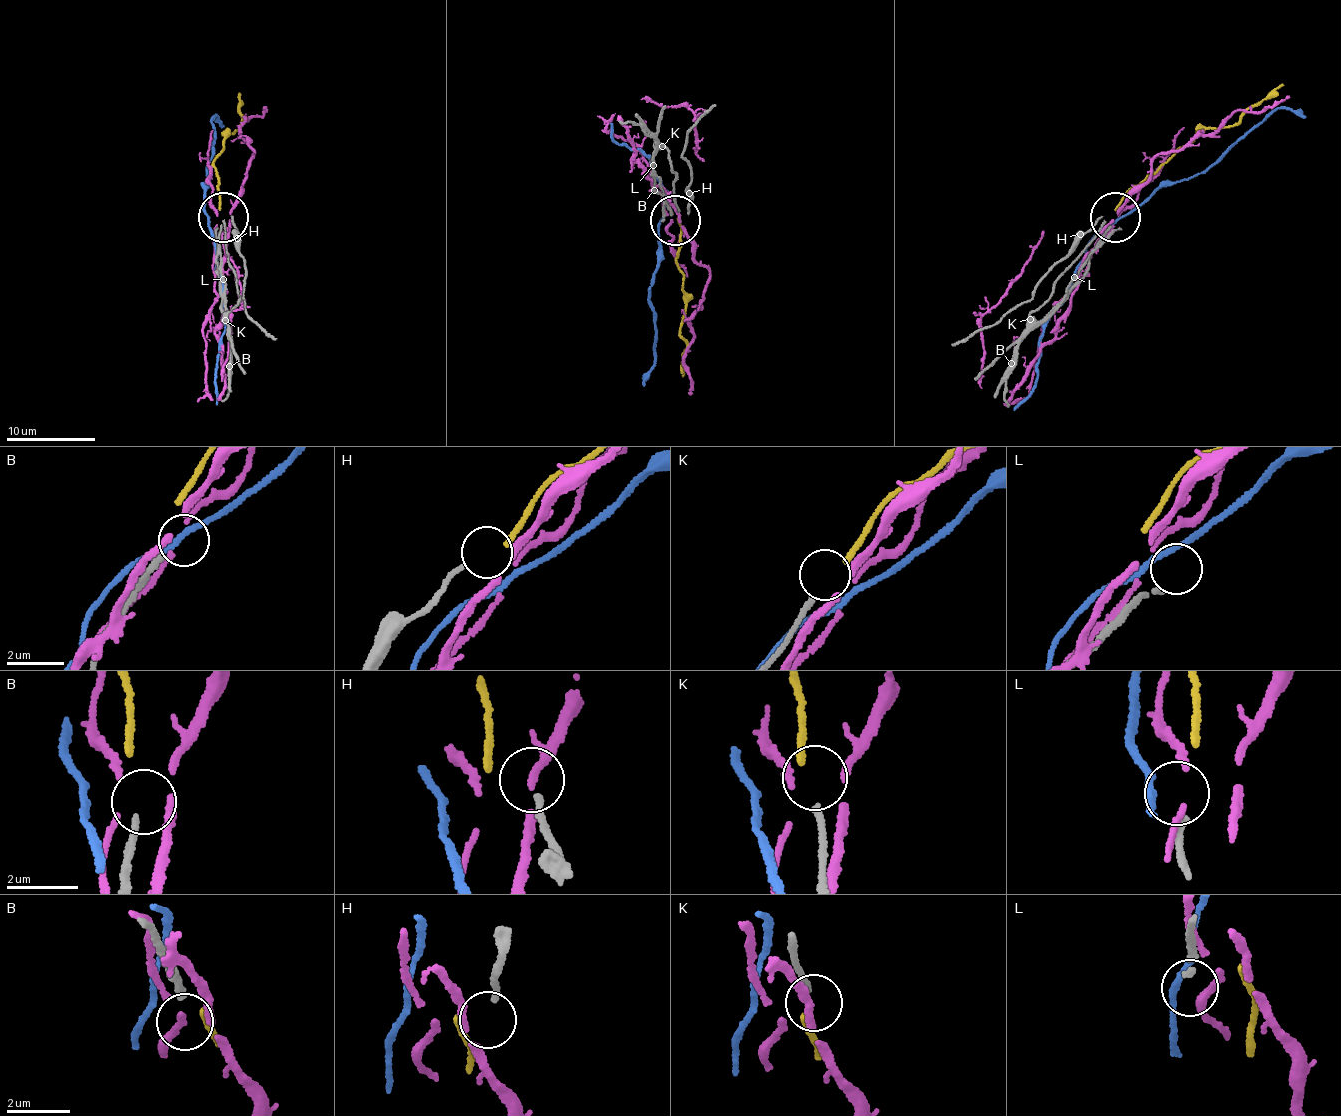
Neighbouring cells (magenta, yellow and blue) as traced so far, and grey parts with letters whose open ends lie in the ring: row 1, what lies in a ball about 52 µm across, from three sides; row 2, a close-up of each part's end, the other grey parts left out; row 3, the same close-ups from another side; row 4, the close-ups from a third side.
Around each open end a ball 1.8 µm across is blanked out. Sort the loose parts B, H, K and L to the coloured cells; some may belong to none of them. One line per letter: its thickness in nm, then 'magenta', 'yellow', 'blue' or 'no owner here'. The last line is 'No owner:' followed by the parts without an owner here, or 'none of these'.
B: 200 nm thick; no owner here
H: 170 nm thick; no owner here
K: 180 nm thick; yellow
L: 170 nm thick; no owner here
No owner: B, H, L

